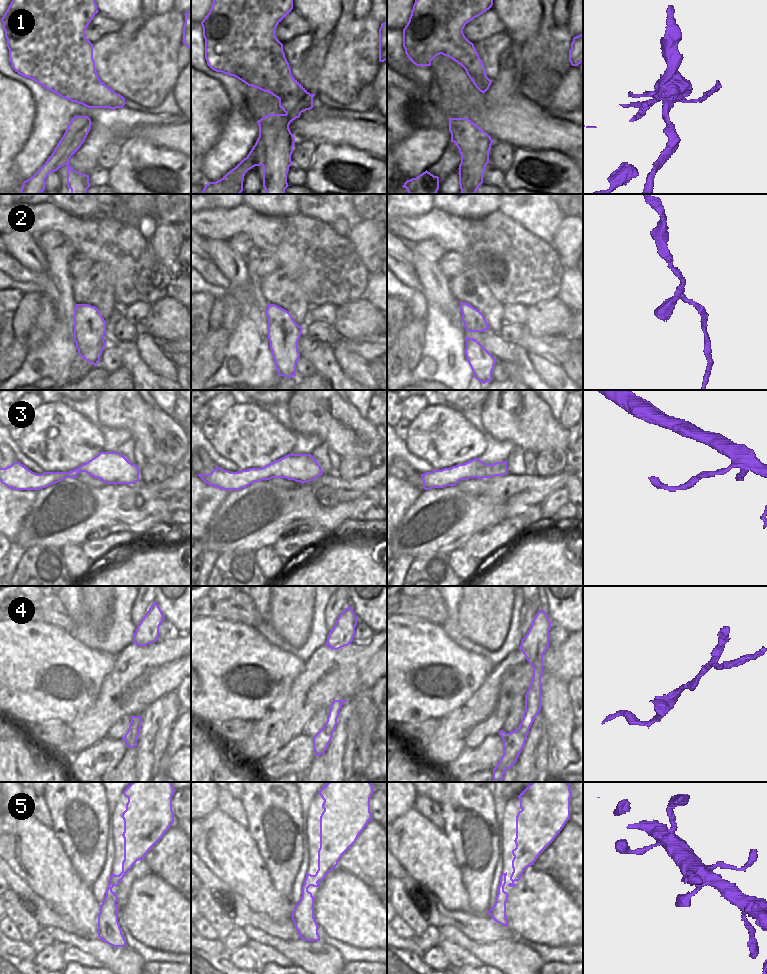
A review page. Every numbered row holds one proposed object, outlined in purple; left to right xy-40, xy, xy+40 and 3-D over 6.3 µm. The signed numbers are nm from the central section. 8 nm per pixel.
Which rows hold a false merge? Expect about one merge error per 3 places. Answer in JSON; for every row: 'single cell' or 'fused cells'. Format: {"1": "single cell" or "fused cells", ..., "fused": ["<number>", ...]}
{"1": "fused cells", "2": "single cell", "3": "single cell", "4": "single cell", "5": "single cell", "fused": ["1"]}

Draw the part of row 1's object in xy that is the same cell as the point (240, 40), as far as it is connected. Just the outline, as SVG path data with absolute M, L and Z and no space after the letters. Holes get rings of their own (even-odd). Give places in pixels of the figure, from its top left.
M213 0L209 13L201 25L205 39L207 65L216 72L234 76L254 88L268 92L279 99L279 107L289 115L292 122L301 113L313 108L313 97L292 75L283 51L283 44L277 39L277 25L293 9L293 0Z

